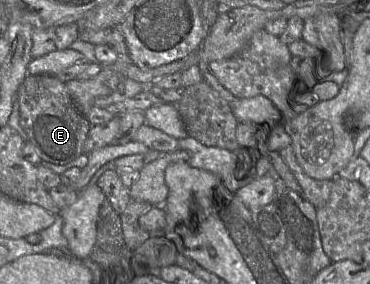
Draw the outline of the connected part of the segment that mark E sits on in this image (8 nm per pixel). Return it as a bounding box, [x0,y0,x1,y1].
[17,74,91,165]

